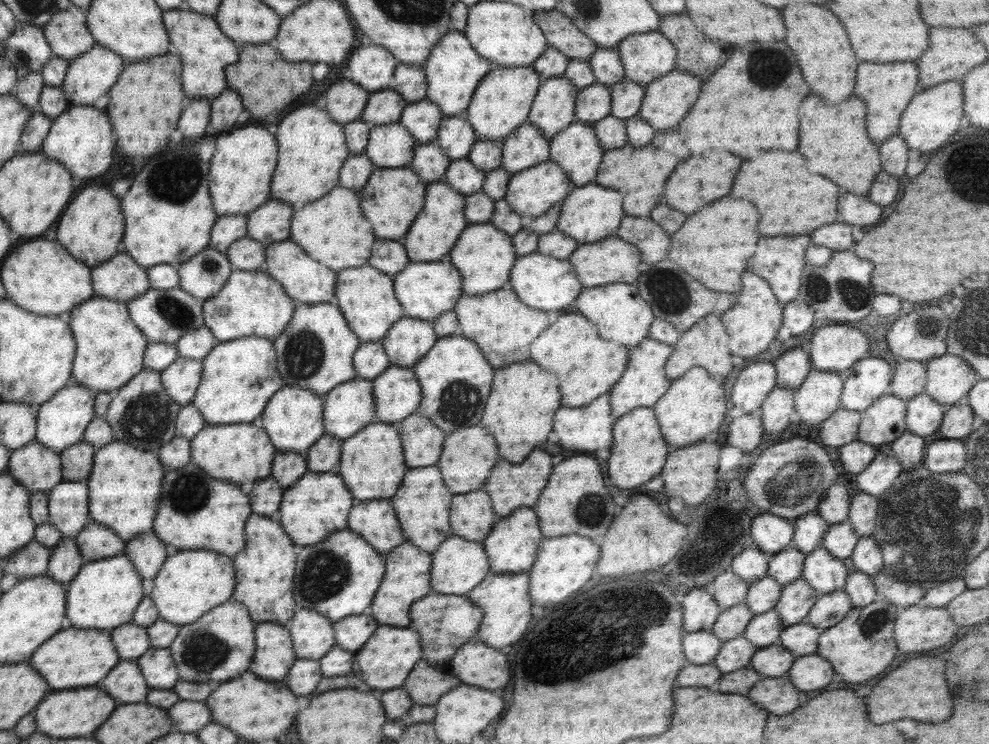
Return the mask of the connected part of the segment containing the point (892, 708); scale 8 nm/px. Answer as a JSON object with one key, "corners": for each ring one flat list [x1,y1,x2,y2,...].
{"corners":[[914,658,900,664,894,672,884,676,866,698,868,718,874,724,888,724,894,720,912,718,918,722,944,722,952,716,952,694,944,678,946,664,938,658]]}

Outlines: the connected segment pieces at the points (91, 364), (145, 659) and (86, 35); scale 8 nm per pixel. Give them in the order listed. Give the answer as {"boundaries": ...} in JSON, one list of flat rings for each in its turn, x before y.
{"boundaries":[[[93,296,71,310,69,327,76,341,71,384,84,386,96,394,115,393,144,370,144,352,149,340,132,322,127,303]],[[151,646,136,662,150,689,170,689,180,680,178,667,168,649]],[[76,6,56,12,44,26,44,36,54,57,71,61,90,50,96,41,87,27,87,12]]]}

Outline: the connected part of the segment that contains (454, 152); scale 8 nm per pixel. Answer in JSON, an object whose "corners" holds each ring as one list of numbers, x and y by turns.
{"corners":[[464,115,443,117,440,121,436,142,438,148,452,161,466,158,477,141,472,125]]}

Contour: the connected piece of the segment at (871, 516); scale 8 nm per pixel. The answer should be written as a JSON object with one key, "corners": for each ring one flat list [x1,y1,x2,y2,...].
{"corners":[[853,491,848,522,861,537,870,537,876,526,878,500,874,496]]}

